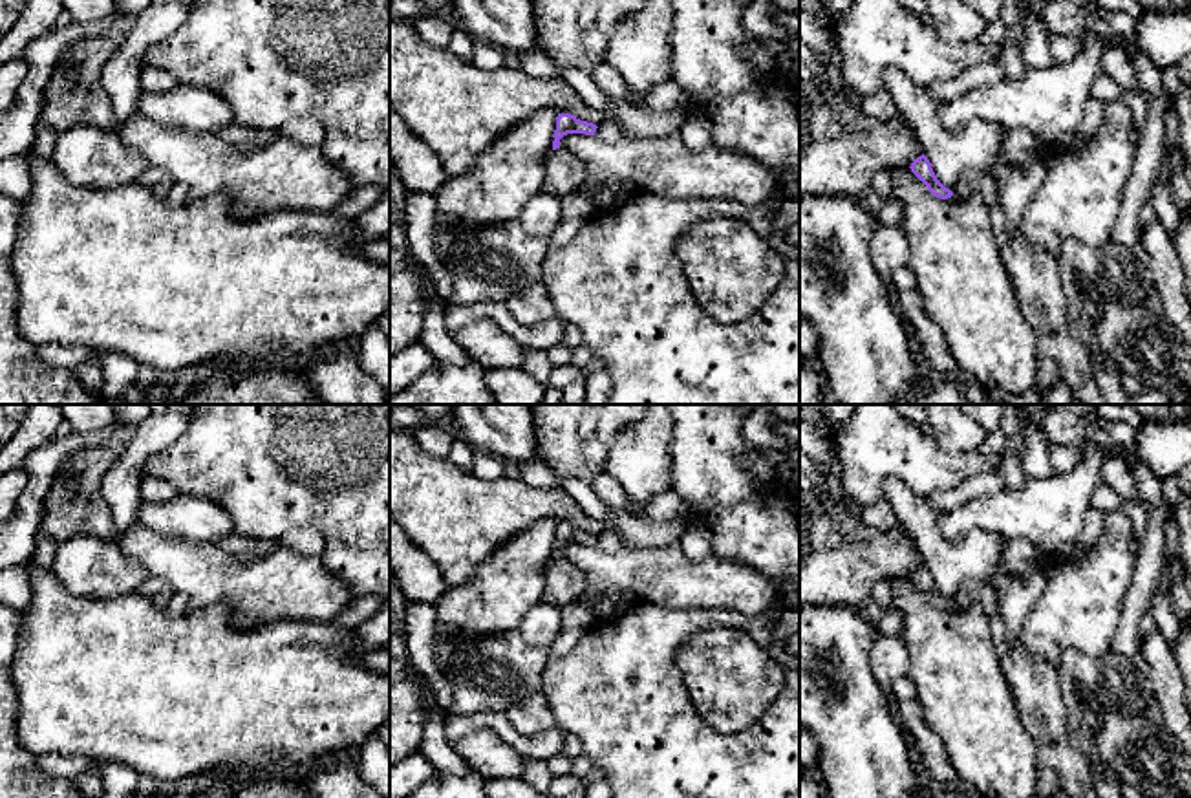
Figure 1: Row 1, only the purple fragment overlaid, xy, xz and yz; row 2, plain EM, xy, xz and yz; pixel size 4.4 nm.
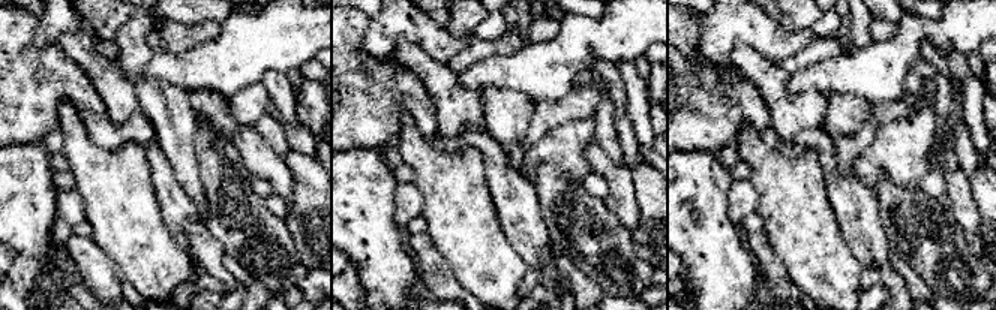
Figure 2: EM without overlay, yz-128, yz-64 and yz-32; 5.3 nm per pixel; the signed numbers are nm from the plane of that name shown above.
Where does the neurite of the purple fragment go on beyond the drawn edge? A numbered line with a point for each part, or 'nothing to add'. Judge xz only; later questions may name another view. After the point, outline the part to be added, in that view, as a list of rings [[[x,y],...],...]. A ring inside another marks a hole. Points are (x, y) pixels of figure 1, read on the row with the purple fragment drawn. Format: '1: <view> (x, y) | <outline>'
1: xz (564, 172) | [[[563,148],[551,152],[543,192],[562,198],[573,194],[585,179],[585,167]]]

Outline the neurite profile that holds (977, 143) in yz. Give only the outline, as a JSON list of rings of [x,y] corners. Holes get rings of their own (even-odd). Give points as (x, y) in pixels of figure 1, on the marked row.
[[[896,68],[885,71],[884,90],[913,128],[937,179],[953,194],[959,194],[960,176],[970,168],[990,170],[995,178],[1012,170],[1001,154],[1001,126],[970,121],[959,128],[946,128],[939,119],[942,102]]]

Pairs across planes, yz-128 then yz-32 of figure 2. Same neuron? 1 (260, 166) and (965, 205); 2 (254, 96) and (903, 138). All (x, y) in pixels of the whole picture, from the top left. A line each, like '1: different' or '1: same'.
1: same
2: different

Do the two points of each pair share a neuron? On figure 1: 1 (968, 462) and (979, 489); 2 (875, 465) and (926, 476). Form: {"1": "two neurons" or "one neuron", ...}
{"1": "two neurons", "2": "one neuron"}

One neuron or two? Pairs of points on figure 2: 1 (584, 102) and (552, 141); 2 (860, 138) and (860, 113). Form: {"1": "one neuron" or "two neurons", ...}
{"1": "two neurons", "2": "two neurons"}

